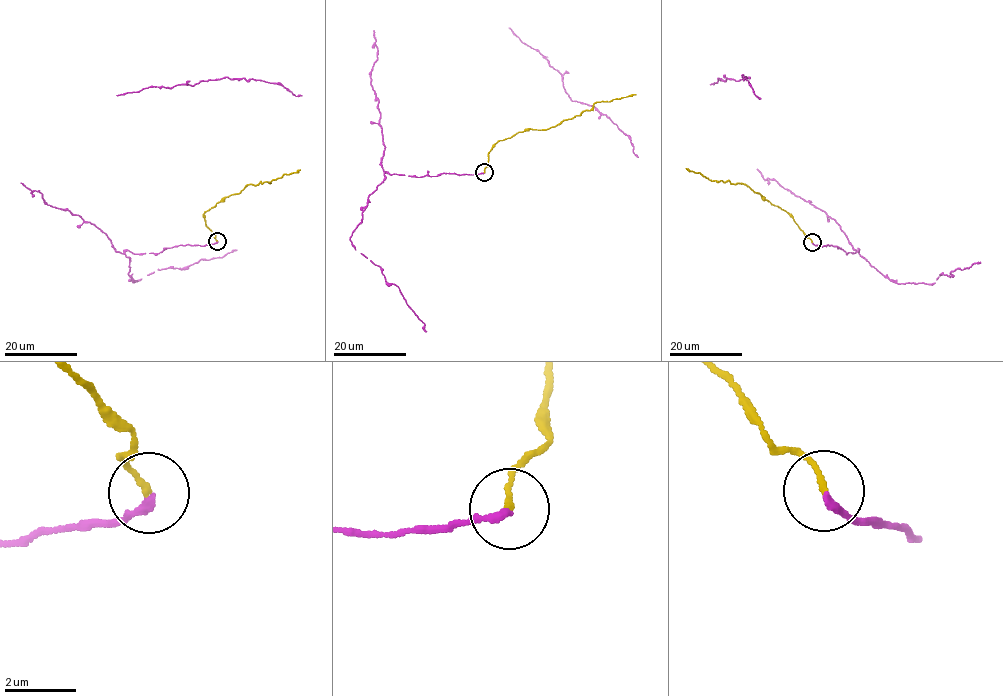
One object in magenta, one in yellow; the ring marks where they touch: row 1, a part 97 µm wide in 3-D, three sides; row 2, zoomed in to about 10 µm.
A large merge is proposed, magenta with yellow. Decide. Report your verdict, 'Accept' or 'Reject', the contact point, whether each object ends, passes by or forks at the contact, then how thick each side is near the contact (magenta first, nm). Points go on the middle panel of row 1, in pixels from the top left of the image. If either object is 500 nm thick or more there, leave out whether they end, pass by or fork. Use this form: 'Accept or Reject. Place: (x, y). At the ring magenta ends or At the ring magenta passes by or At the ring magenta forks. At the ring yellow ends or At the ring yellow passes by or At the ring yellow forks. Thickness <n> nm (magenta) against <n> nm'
Accept. Place: (484, 172). At the ring magenta ends. At the ring yellow ends. Thickness 220 nm (magenta) against 150 nm

